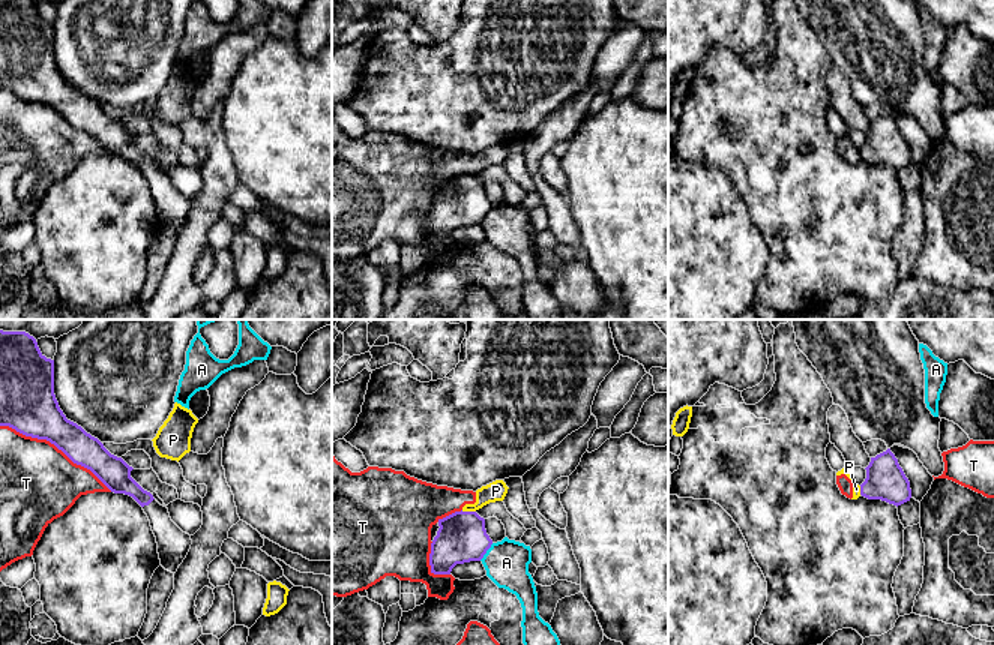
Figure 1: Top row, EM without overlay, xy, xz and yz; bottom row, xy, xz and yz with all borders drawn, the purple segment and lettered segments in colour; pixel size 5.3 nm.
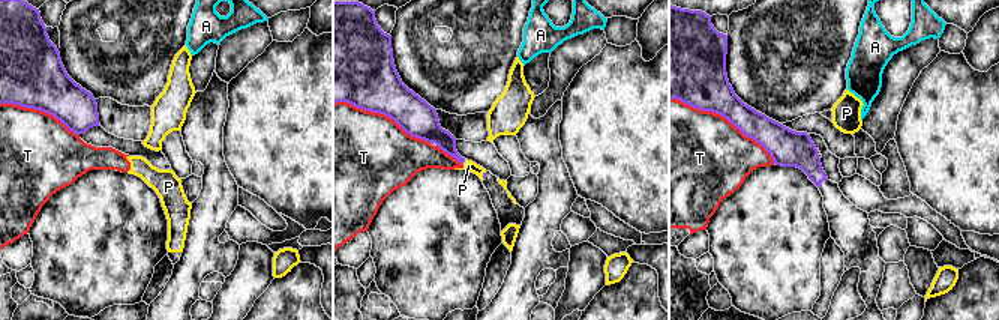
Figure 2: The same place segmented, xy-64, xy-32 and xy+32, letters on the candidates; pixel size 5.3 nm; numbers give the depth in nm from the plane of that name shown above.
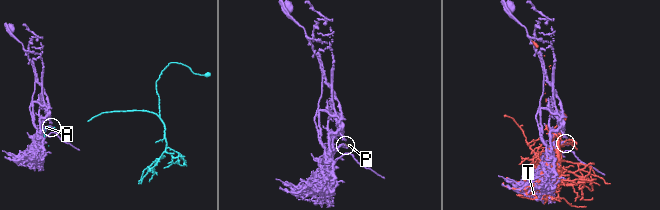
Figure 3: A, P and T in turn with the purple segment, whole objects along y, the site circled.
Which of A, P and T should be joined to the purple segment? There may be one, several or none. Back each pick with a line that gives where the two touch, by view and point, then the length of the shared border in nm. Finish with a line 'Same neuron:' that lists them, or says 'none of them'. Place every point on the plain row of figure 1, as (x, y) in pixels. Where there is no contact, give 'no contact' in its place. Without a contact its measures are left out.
Same neuron: none of them

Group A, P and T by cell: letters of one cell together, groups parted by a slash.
A / P T

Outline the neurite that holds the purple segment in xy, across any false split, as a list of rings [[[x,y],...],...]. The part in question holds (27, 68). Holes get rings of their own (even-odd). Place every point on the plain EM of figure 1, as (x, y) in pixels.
[[[0,0],[0,90],[50,105],[74,128],[90,134],[111,156],[132,160],[150,184],[161,230],[171,237],[177,236],[191,213],[191,200],[171,184],[167,171],[161,170],[131,141],[132,130],[111,118],[98,102],[66,82],[54,58],[54,24],[41,16],[33,0]]]

